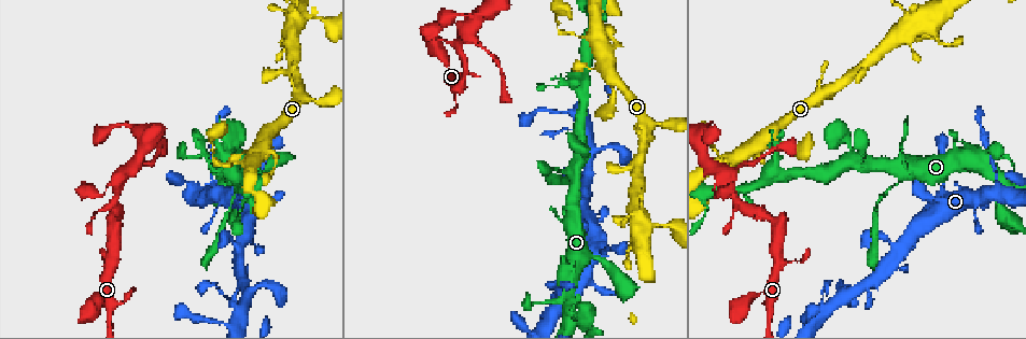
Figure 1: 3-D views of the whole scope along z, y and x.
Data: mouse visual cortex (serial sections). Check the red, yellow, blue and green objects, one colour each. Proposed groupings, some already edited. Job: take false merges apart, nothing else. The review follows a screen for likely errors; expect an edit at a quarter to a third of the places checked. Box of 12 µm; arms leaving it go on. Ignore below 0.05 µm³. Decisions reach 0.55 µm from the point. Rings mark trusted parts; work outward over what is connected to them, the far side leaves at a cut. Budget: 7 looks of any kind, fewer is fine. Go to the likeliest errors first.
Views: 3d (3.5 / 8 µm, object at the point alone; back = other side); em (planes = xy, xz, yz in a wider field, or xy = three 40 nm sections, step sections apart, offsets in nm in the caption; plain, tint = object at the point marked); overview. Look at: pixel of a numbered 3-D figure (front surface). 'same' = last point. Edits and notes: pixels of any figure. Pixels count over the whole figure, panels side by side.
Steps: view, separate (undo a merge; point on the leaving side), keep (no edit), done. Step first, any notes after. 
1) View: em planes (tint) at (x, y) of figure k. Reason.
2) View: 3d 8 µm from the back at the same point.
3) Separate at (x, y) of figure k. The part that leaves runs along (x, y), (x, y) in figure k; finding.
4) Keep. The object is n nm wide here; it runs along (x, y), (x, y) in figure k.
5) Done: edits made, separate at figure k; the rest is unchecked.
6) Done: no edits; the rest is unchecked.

View: 3d 3.5 µm at (902, 178) of figure 1. A fork.

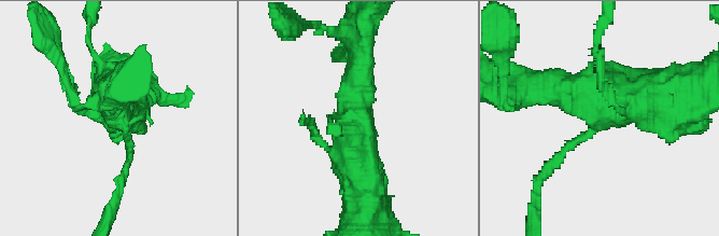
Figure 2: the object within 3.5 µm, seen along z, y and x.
View: em xy step 2 (tint) at (115, 116) of figure 2.

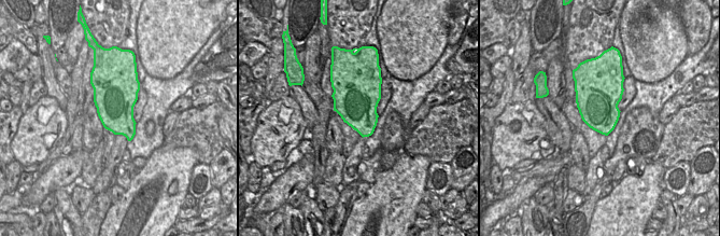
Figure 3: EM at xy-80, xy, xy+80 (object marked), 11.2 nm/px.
Keep. It runs along (680, 95), (546, 85) in figure 2; all the same cell.

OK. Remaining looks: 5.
View: 3d 8 µm at (121, 187) of figure 1. Sharp bend.

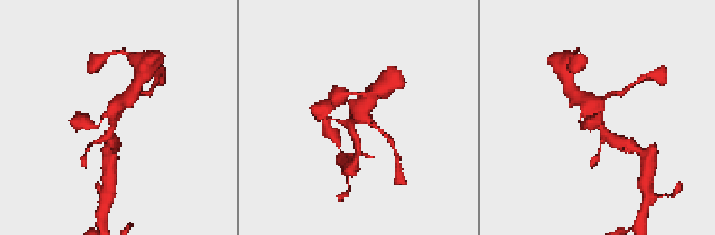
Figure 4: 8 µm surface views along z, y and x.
View: em xy step 2 (tint) at (115, 117) of figure 4. 4 arms meet here; the arms are 100, 250, 300, 500 nm wide.

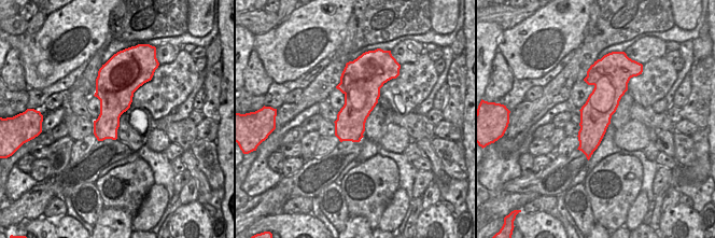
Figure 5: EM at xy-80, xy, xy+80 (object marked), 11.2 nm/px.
Keep. One cell here.

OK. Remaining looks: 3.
View: 3d 3.5 µm at (774, 136) of figure 1. Three-way junction.

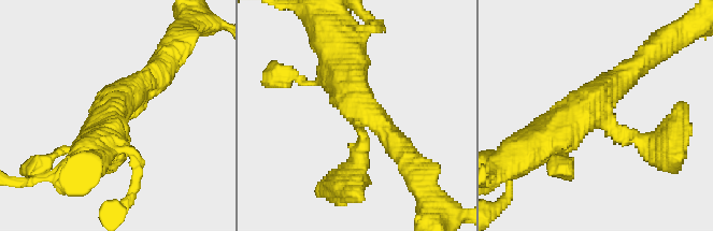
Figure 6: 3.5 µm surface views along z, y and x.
View: em xy step 1 (tint) at (591, 105) of figure 6. 3 arms meet here; the arms are 200, 300, 500 nm wide.

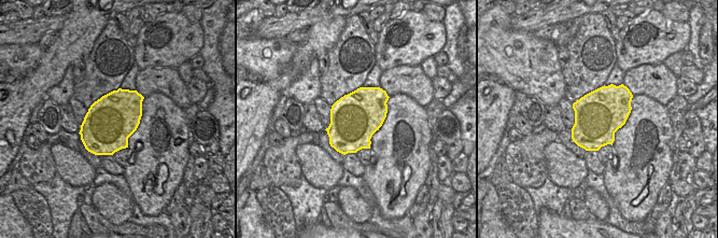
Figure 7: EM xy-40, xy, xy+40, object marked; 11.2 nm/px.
Keep. It runs along (633, 68), (537, 144) in figure 6; one cell here.

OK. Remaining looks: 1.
Done: no edits; the rest is unchecked.

